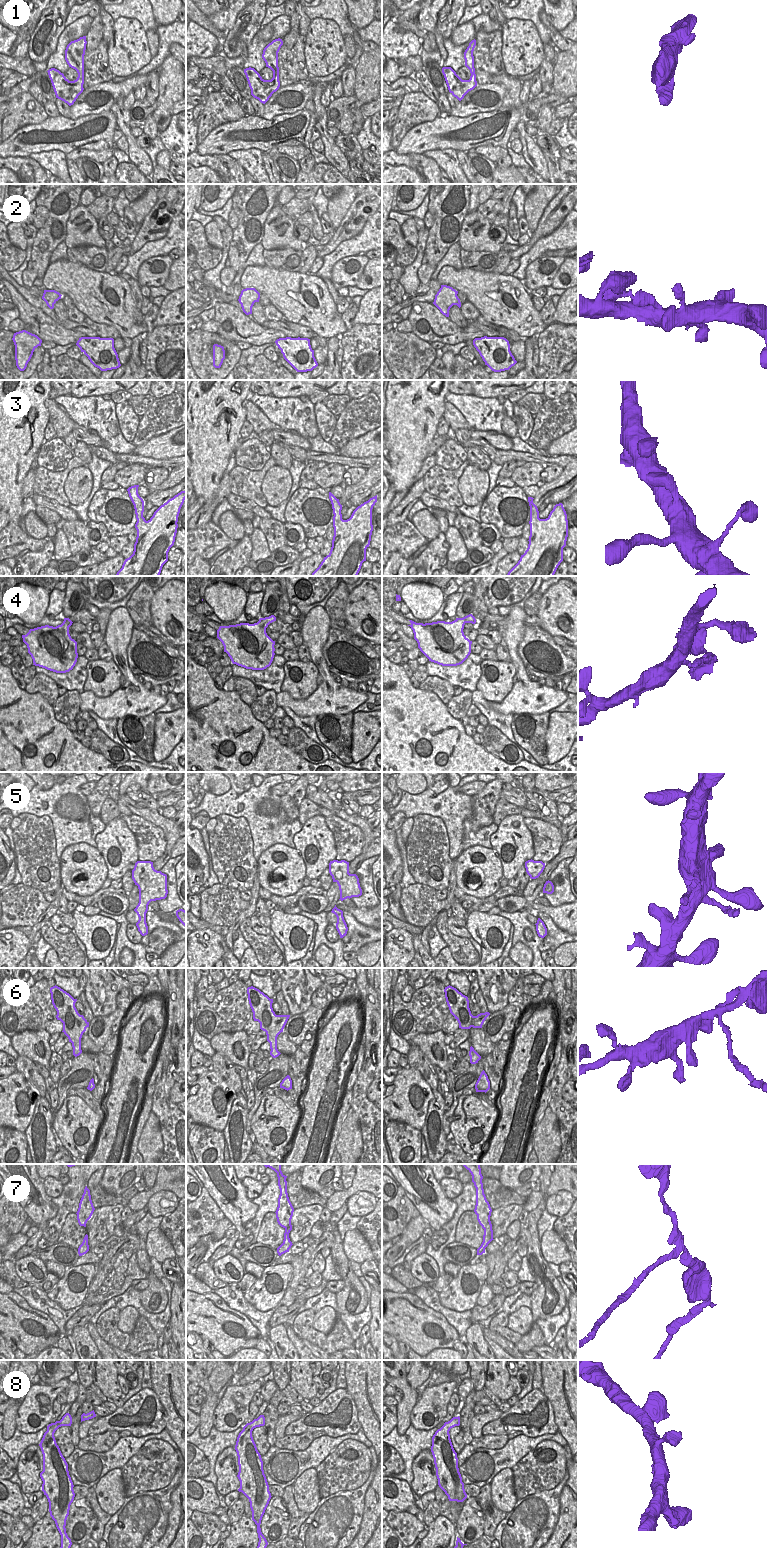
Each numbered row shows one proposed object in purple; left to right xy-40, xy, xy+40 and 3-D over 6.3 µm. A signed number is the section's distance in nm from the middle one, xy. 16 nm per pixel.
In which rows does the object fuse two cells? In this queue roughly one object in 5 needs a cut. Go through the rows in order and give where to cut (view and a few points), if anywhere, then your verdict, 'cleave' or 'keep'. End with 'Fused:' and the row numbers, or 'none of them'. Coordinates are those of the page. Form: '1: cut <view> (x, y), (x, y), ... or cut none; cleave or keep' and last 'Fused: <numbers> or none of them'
1: cut none; keep
2: cut none; keep
3: cut none; keep
4: cut none; keep
5: cut none; keep
6: cut none; keep
7: cut xy+40 (484, 1232), (492, 1239); cleave
8: cut none; keep
Fused: 7

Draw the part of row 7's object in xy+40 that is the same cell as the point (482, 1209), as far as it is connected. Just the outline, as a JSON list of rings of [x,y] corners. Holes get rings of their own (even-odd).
[[[463,1164],[463,1166],[471,1173],[472,1182],[476,1188],[476,1205],[474,1212],[477,1215],[477,1220],[484,1229],[484,1233],[488,1234],[489,1238],[494,1240],[490,1221],[492,1209],[484,1194],[480,1164]]]

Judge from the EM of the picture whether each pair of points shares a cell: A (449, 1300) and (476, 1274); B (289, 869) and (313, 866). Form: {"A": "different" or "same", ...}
{"A": "same", "B": "different"}

